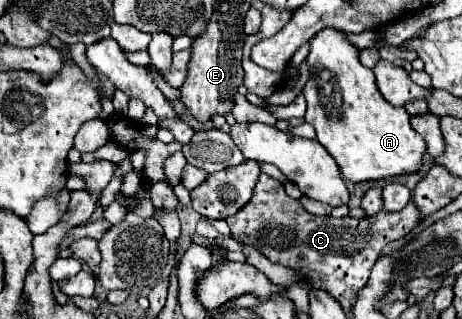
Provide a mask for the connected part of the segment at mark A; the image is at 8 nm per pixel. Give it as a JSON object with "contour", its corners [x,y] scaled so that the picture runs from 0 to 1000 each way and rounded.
{"contour":[[[723,85],[688,97],[667,141],[671,248],[654,279],[667,323],[658,373],[684,404],[697,461],[727,498],[740,555],[775,574],[905,536],[922,448],[887,398],[883,348],[857,342],[827,310],[810,223],[775,185],[779,154],[753,129],[749,103]]]}

